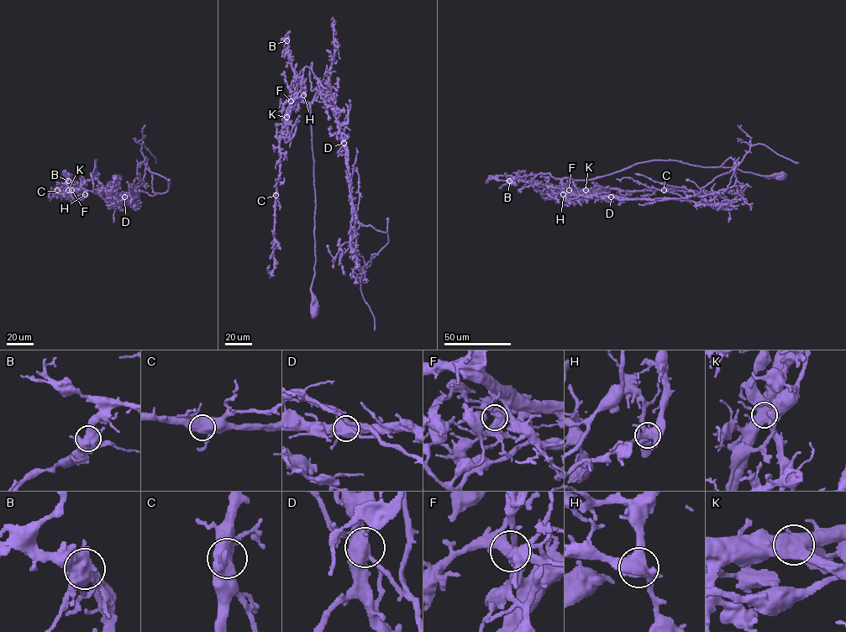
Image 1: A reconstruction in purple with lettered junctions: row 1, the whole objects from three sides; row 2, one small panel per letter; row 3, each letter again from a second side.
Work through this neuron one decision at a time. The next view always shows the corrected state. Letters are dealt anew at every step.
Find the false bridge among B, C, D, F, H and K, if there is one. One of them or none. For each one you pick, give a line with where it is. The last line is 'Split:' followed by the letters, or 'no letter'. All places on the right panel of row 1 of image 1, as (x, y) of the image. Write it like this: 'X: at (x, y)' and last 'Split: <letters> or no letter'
D: at (611, 197)
Split: D

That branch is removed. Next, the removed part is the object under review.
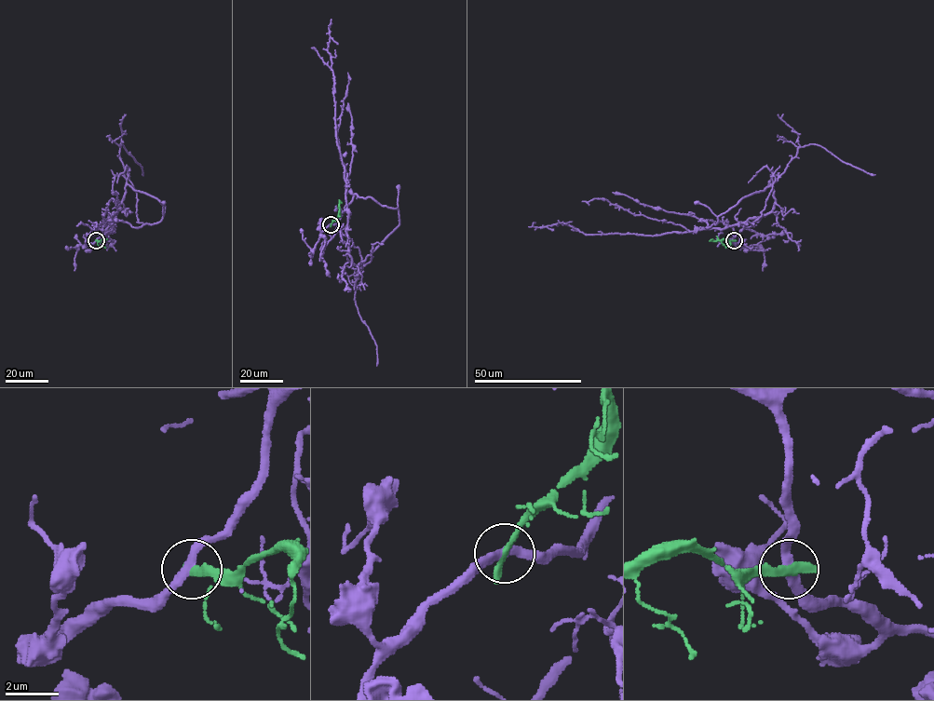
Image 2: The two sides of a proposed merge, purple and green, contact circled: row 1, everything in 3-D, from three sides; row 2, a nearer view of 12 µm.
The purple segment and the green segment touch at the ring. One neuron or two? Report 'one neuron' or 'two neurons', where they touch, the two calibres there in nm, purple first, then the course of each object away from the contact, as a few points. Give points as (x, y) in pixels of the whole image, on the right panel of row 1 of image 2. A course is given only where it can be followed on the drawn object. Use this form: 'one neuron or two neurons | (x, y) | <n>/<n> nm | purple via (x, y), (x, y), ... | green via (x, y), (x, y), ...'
two neurons | (734, 240) | 320/340 nm | purple via (734, 240), (731, 227), (703, 221), (716, 224), (770, 184), (771, 210), (722, 229), (585, 235), (535, 222) | green via (734, 240), (712, 238)

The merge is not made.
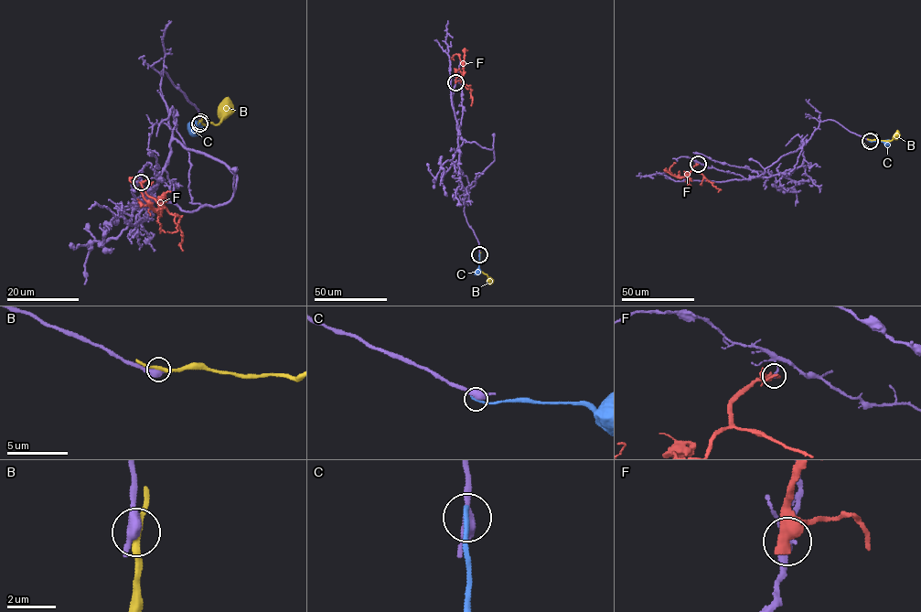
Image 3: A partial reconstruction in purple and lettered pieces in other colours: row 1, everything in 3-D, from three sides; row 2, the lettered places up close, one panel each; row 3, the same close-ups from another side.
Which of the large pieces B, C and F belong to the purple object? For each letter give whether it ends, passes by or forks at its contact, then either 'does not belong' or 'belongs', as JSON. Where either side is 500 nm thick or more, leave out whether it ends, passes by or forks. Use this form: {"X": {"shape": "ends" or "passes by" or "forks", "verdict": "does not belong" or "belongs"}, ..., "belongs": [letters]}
{"B": {"verdict": "does not belong"}, "C": {"shape": "ends", "verdict": "does not belong"}, "F": {"shape": "passes by", "verdict": "does not belong"}, "belongs": []}

